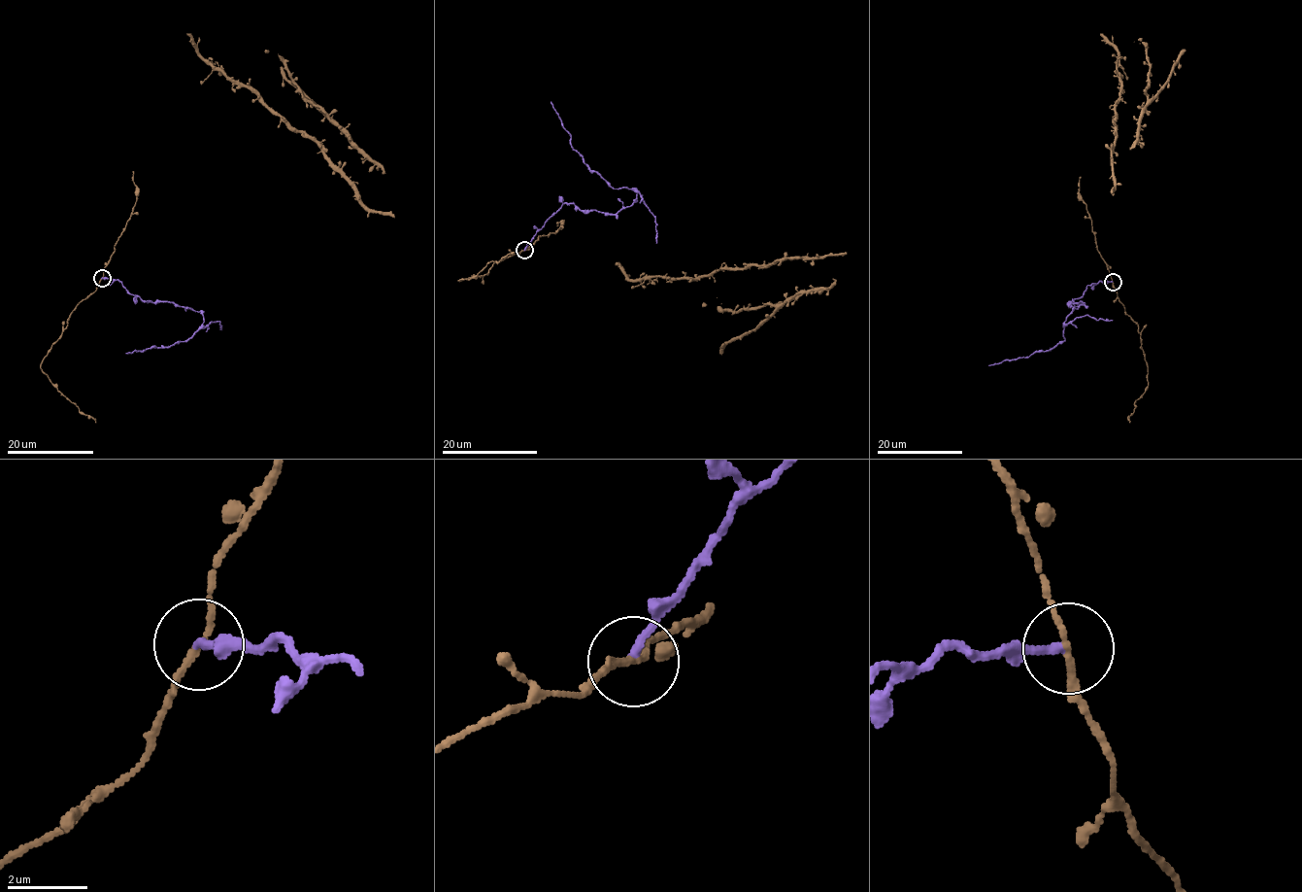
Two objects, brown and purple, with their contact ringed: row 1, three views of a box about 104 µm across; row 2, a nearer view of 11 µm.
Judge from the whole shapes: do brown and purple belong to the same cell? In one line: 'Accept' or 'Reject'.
Reject

